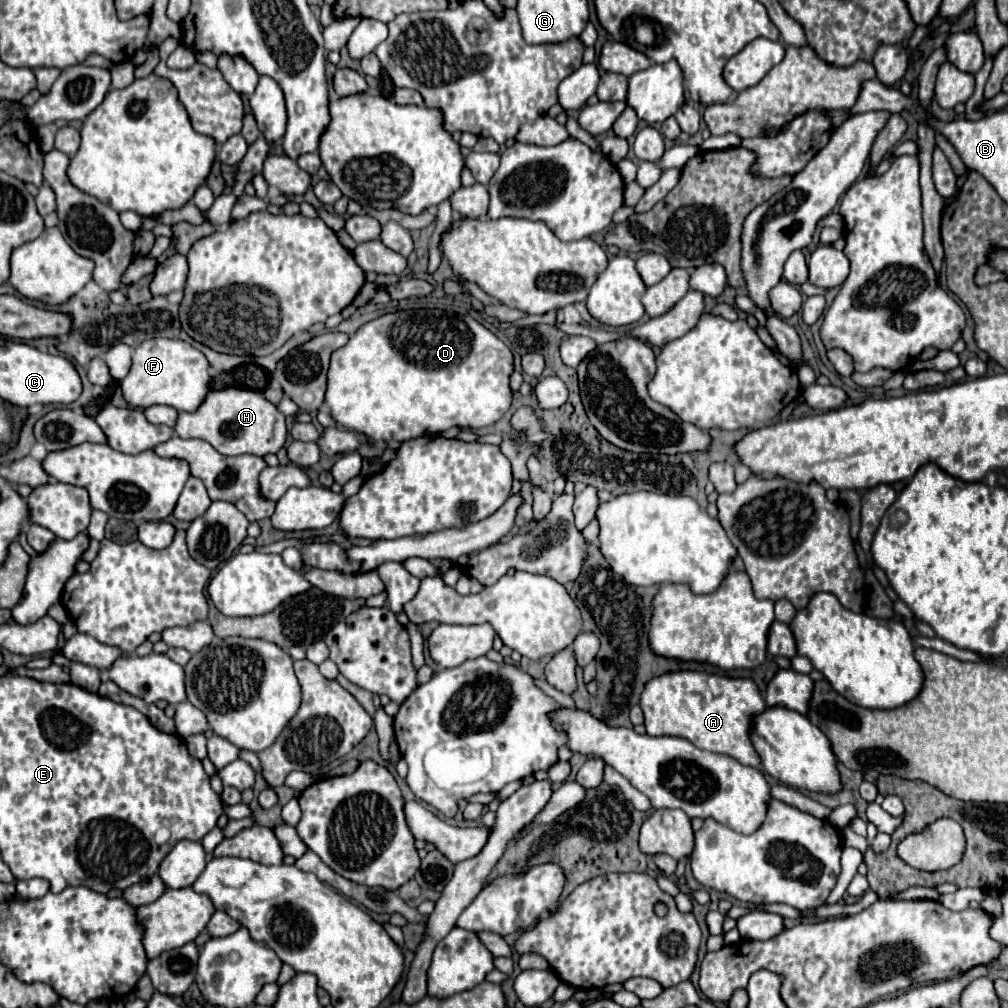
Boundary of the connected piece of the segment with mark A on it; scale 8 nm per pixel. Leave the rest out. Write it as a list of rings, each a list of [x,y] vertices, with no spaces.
[[[678,670],[656,676],[640,696],[644,726],[650,736],[680,736],[706,752],[726,754],[746,766],[760,768],[760,756],[750,742],[754,714],[764,710],[758,686],[748,678],[730,678],[700,670]]]

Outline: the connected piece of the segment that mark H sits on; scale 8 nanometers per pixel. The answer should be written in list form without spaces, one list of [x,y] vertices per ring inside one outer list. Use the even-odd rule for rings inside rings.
[[[242,388],[210,390],[196,412],[180,412],[174,432],[180,438],[202,438],[224,456],[276,454],[286,442],[286,422],[260,392]]]

